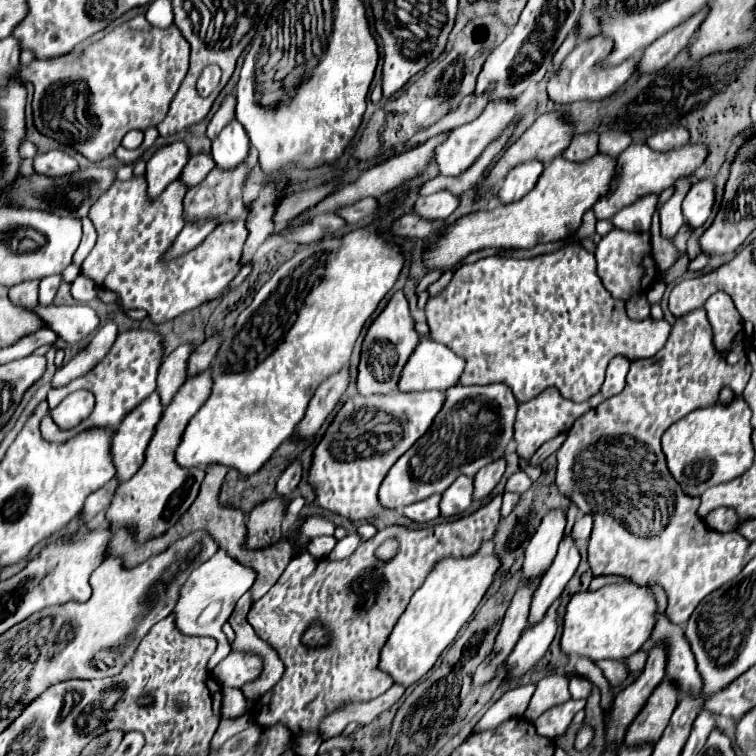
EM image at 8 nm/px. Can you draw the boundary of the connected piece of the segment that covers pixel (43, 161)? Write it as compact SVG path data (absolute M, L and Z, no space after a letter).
M50 150L46 154L38 154L32 166L34 166L34 172L44 176L64 176L64 174L76 172L78 162L62 150Z

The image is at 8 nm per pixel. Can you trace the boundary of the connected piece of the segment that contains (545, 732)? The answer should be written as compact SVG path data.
M568 700L566 704L552 706L534 722L534 726L540 732L540 736L554 740L566 732L576 712L582 710L584 706L586 706L586 700Z

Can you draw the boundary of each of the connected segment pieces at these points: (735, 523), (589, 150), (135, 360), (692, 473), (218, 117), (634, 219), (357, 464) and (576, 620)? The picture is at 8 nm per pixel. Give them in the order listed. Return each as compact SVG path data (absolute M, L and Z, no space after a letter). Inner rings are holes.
M716 508L712 514L708 514L704 518L704 524L708 530L714 530L714 532L734 532L746 518L740 518L736 516L736 510L732 508Z
M586 132L586 134L576 134L562 156L566 160L582 162L594 156L596 152L598 152L598 132Z
M132 328L128 332L120 332L116 336L116 342L112 344L110 352L104 356L104 360L100 360L88 374L72 380L70 384L66 384L62 388L52 388L48 392L50 410L56 408L70 392L80 390L80 388L86 388L94 394L96 406L94 406L92 414L72 430L60 430L50 416L44 416L42 422L40 422L40 432L42 432L44 440L66 442L74 434L78 434L86 428L94 428L94 426L114 426L114 428L118 428L118 424L124 420L124 416L130 410L134 410L146 396L150 396L156 390L156 374L158 374L158 368L162 364L162 356L164 356L164 338L158 332L142 330L142 328Z
M734 396L730 404L712 404L700 408L686 418L672 424L662 436L662 450L666 454L668 468L674 480L690 496L700 496L710 486L728 482L744 474L754 460L752 448L752 426L750 426L750 406L742 396Z
M232 92L232 94L228 94L228 96L222 100L220 108L216 110L216 114L212 116L212 120L210 120L208 128L206 128L206 136L208 136L210 140L214 140L216 134L220 134L220 130L234 118L234 106L236 106L236 96L234 96L234 92Z
M644 196L636 204L622 208L610 222L618 230L626 232L648 232L652 224L652 216L658 206L658 196Z
M398 392L388 396L356 396L350 398L334 422L328 426L322 442L314 450L314 460L310 468L308 482L316 492L316 500L322 508L336 512L352 522L370 520L372 508L378 504L378 488L386 478L392 464L432 426L432 420L444 404L444 392Z
M632 582L606 584L596 592L578 592L566 606L562 652L566 656L586 656L596 660L624 660L636 654L650 638L656 626L656 598L650 586L638 586Z

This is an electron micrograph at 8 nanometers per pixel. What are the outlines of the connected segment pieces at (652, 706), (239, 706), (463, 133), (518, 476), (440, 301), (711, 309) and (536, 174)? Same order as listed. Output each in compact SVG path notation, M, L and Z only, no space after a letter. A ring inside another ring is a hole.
M664 678L650 694L648 702L634 718L634 722L628 726L624 744L636 746L646 742L658 742L676 704L678 704L678 688L676 684L672 684L672 680Z
M222 688L222 716L236 718L246 714L246 696L236 688Z
M498 100L494 104L488 104L484 108L484 112L476 120L452 130L448 134L448 138L442 144L436 146L436 152L434 152L434 160L436 160L438 168L440 168L440 174L444 174L444 176L462 174L484 152L484 148L492 140L498 138L498 134L514 120L514 116L516 116L516 100L510 100L510 102L508 100Z
M516 472L516 474L512 474L512 476L508 478L504 490L506 490L506 492L518 492L518 494L522 494L522 492L526 492L530 486L532 486L532 480L530 480L524 472Z
M580 244L528 260L492 256L466 264L456 270L450 284L440 294L428 298L424 312L430 336L466 360L460 384L480 386L504 382L512 388L518 404L534 400L546 388L558 388L564 398L584 402L600 390L608 362L614 356L624 356L630 362L652 358L664 348L670 336L670 324L666 320L628 318L624 302L614 300L596 276L594 254L586 252Z
M716 292L714 296L710 296L704 308L708 312L708 322L712 326L714 348L718 354L726 354L732 346L734 336L742 328L740 314L736 312L732 302L726 302L724 292Z
M530 160L530 162L514 166L508 172L504 186L500 190L500 202L510 204L510 202L526 196L536 186L542 170L544 170L544 164L538 162L538 160Z

